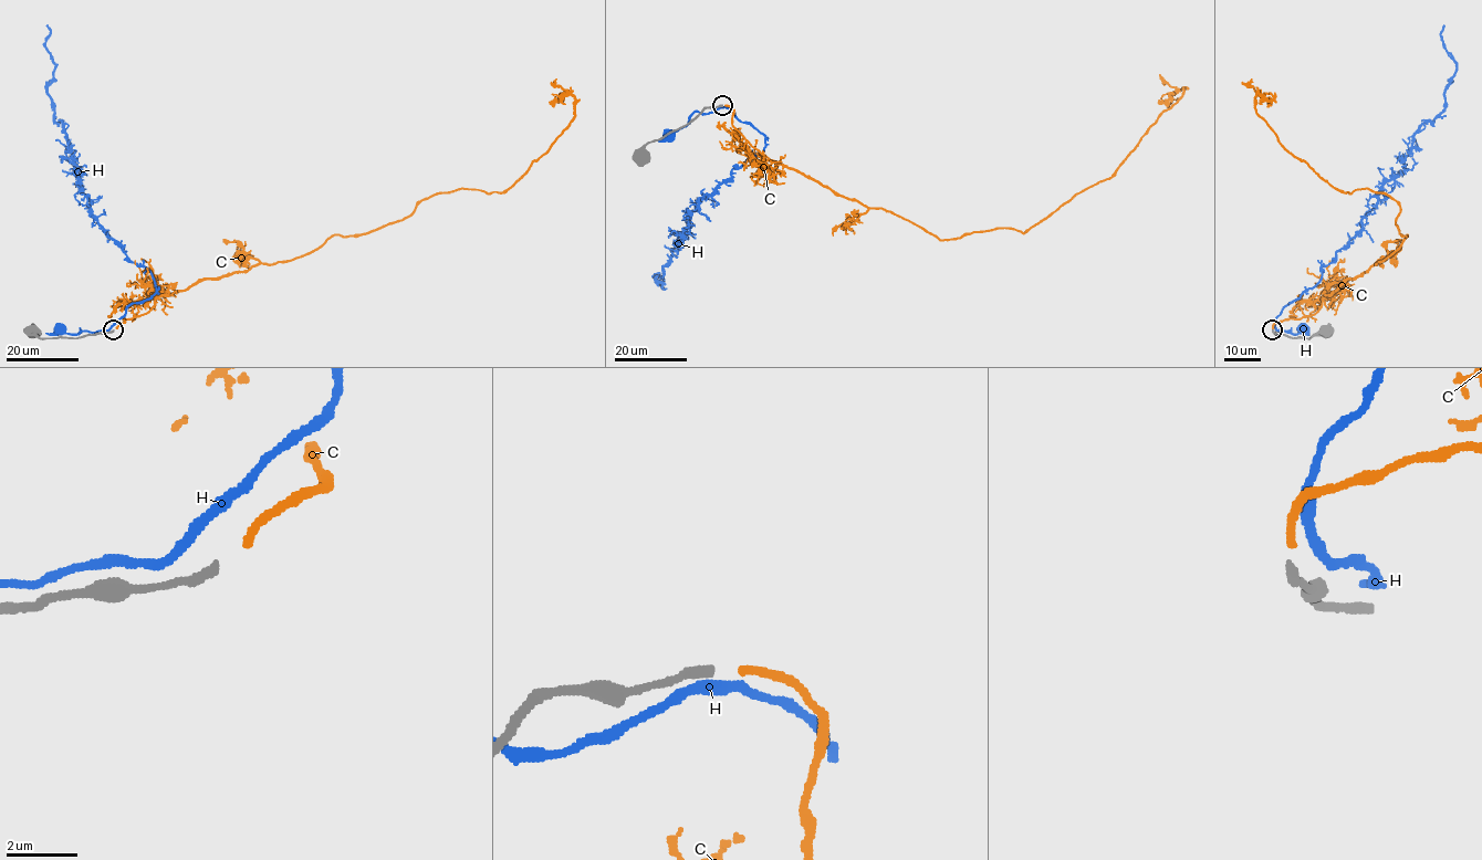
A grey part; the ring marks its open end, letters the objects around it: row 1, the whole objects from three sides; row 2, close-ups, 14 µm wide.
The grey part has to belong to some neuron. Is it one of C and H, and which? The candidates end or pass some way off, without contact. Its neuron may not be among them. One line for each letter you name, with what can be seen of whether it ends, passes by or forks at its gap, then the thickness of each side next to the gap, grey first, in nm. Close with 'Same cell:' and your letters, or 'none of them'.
C: it ends | 280/240 nm
Same cell: C

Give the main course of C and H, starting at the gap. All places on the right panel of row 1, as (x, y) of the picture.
C: (1272, 328), (1314, 314), (1407, 234), (1386, 193), (1340, 192), (1294, 157), (1255, 107), (1265, 93)
H: (1274, 327), (1293, 334), (1298, 334), (1301, 327)

